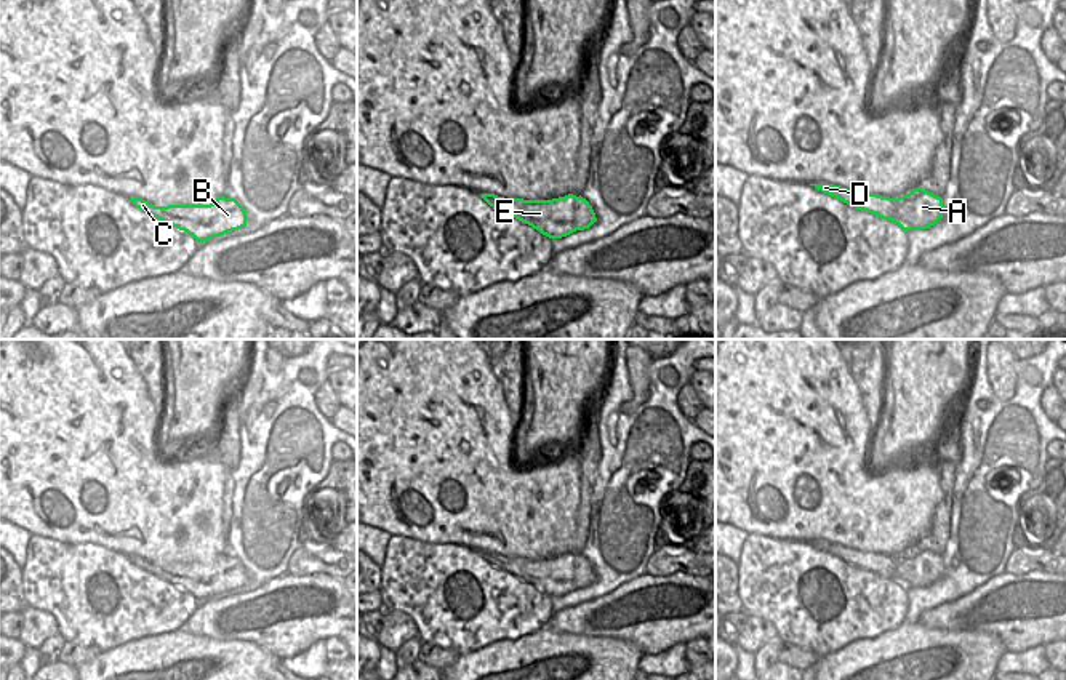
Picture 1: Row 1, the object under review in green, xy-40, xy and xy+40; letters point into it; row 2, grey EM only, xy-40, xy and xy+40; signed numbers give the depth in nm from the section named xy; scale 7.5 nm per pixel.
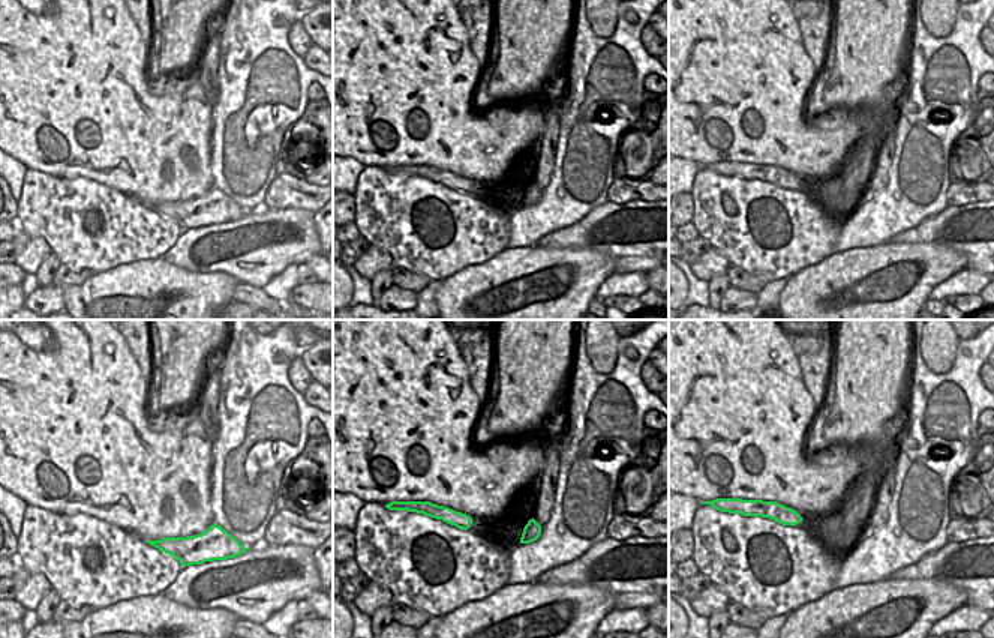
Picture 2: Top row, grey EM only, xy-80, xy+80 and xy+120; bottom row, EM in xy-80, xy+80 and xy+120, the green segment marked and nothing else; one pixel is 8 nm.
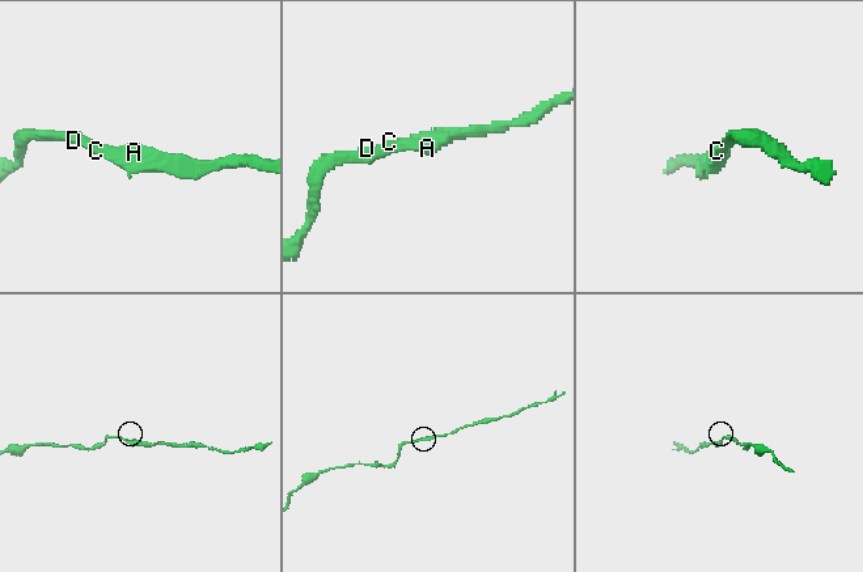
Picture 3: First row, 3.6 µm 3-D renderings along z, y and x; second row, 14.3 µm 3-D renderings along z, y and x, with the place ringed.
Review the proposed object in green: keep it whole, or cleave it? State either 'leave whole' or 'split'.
leave whole

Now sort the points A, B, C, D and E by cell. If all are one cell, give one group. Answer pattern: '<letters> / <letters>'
A B C D E

